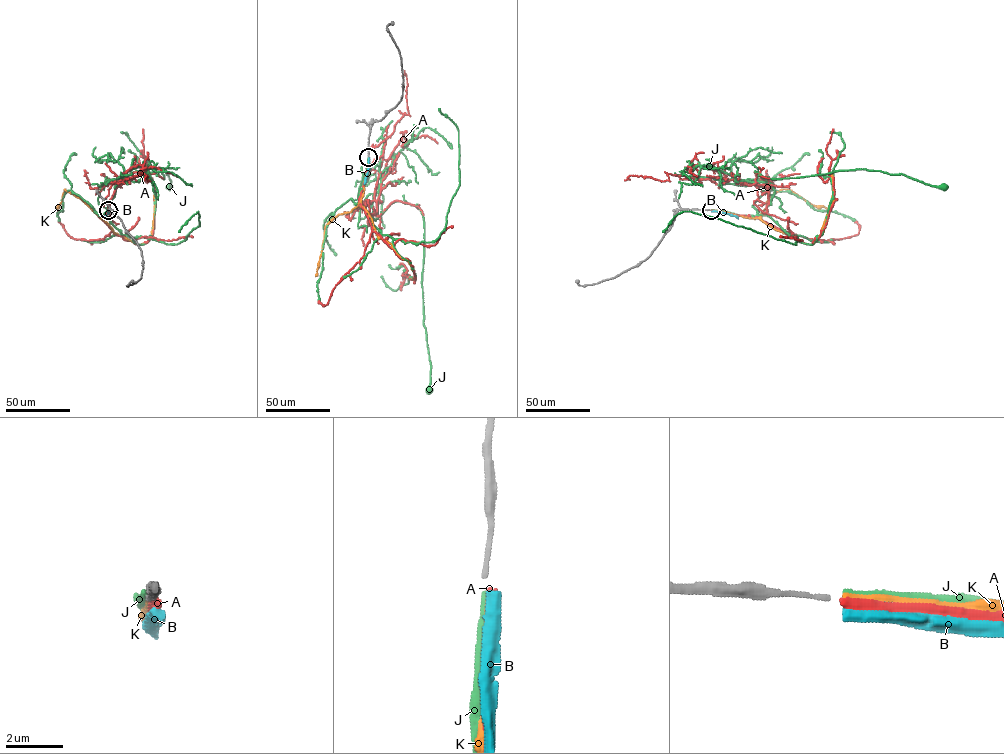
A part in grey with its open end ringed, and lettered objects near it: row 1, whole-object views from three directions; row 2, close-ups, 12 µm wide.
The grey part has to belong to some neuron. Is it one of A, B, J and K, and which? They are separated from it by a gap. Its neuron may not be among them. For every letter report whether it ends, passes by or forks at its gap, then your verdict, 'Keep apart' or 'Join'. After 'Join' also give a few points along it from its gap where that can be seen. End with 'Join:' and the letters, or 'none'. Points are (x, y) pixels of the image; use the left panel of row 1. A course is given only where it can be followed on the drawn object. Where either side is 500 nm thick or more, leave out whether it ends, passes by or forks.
A: It ends there. Keep apart
B: It ends there. Keep apart
J: It ends there. Keep apart
K: It ends there. Keep apart
Join: none

